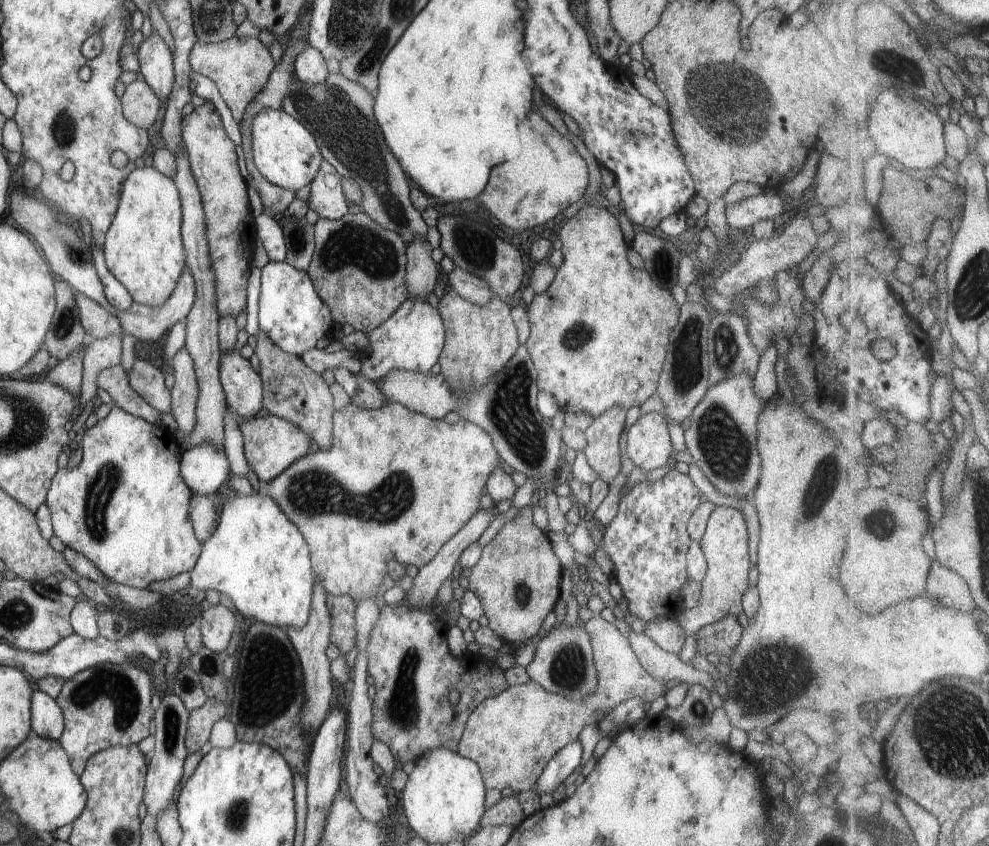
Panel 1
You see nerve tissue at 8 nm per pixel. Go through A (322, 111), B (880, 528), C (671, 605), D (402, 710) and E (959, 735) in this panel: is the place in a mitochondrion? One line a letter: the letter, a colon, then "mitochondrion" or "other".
A: mitochondrion
B: mitochondrion
C: other
D: mitochondrion
E: mitochondrion

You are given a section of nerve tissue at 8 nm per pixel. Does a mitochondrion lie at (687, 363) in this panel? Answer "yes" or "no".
yes

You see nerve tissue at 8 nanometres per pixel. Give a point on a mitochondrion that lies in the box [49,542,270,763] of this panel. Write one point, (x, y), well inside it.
(102, 683)

